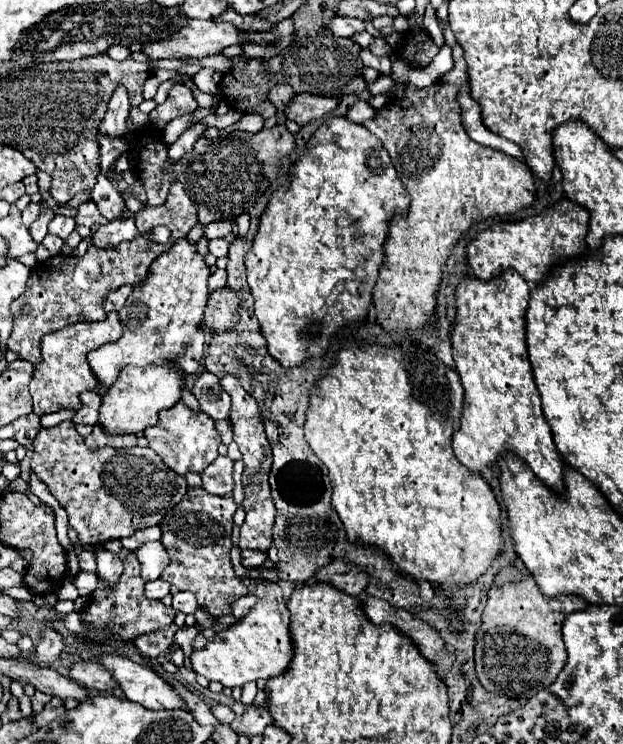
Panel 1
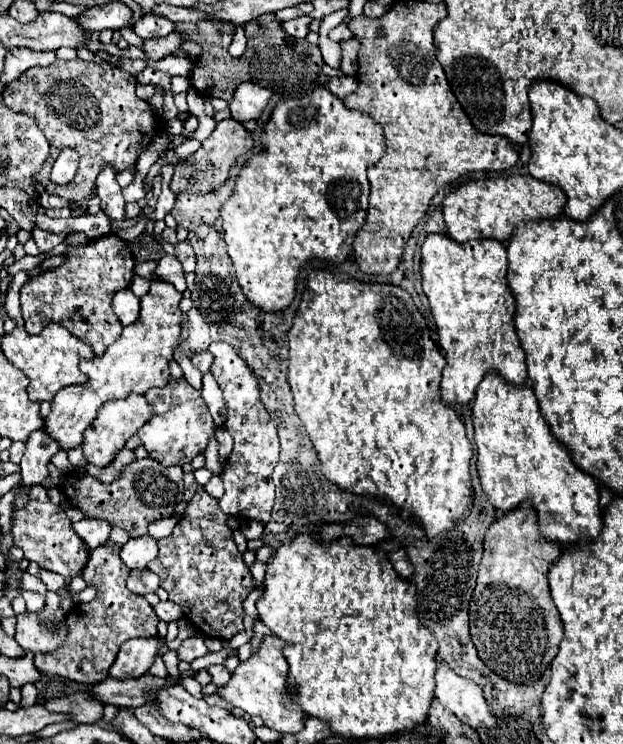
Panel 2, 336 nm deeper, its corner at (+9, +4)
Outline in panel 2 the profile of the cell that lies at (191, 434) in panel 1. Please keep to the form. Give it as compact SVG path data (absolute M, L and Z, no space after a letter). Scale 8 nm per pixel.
M170 378L164 388L152 388L144 396L150 402L154 416L140 428L138 438L154 460L158 460L162 466L182 466L184 462L192 462L196 454L204 452L214 430L214 420L198 390L194 390L184 378Z

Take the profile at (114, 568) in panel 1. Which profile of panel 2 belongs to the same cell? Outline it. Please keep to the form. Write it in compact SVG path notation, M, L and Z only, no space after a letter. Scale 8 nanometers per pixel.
M84 518L80 522L72 524L74 532L84 540L84 544L92 550L96 546L104 546L110 538L110 524L104 520L92 520L92 518Z

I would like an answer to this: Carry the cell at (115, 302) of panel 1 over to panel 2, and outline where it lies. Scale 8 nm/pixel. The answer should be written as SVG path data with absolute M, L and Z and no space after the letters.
M124 288L114 294L112 308L114 308L114 314L118 316L118 320L122 322L122 326L128 326L138 320L140 300L134 296L134 292L130 288Z

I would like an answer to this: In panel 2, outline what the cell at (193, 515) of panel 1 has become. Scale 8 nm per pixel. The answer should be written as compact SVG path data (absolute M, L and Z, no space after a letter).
M198 486L174 532L158 540L158 558L148 564L148 570L160 576L162 588L170 594L170 600L182 606L184 618L202 634L218 640L228 640L244 630L242 602L254 590L250 570L236 548L226 518L218 500L210 498L204 486Z

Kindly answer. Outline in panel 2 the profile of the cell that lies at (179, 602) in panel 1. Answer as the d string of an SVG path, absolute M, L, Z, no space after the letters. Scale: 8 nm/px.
M170 600L158 602L158 604L154 606L154 612L156 612L156 616L158 616L160 620L164 620L164 622L172 622L172 620L178 620L178 618L182 616L180 606L176 606L176 604L170 602Z

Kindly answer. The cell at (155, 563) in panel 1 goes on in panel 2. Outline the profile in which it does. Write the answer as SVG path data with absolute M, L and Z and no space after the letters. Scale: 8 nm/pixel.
M150 536L130 538L120 552L120 558L130 570L144 570L158 554L158 544Z

